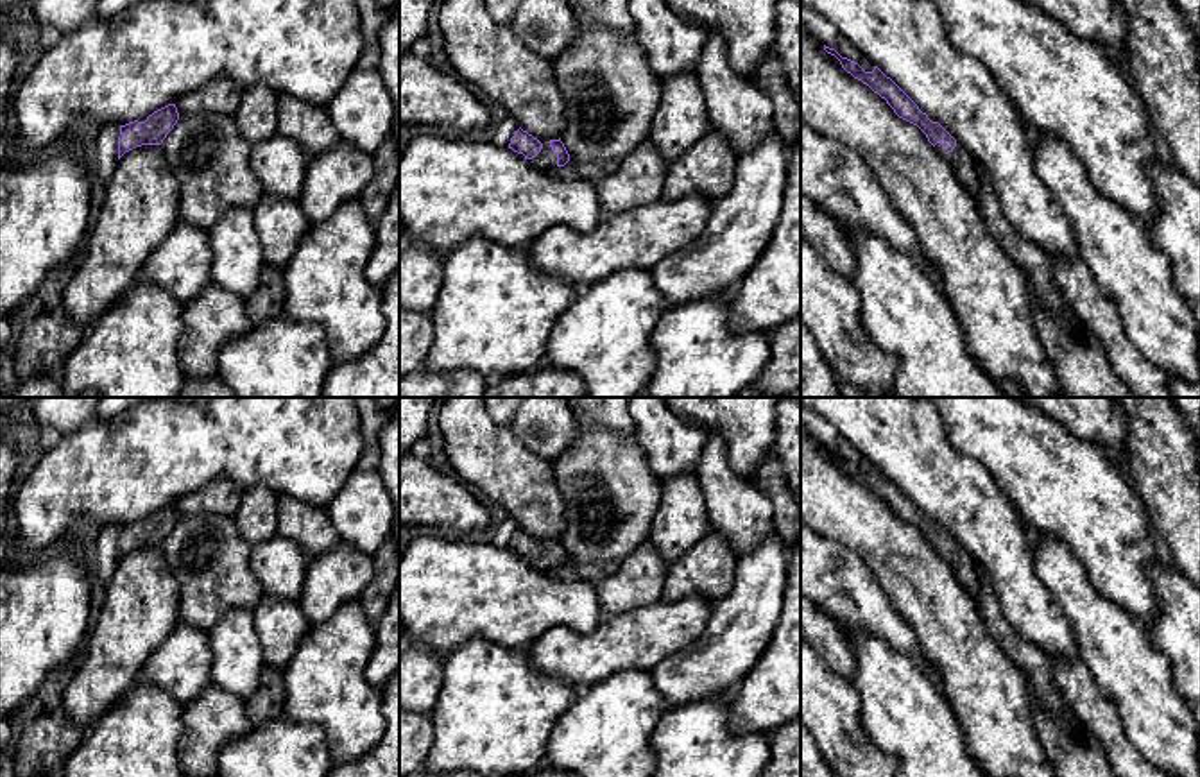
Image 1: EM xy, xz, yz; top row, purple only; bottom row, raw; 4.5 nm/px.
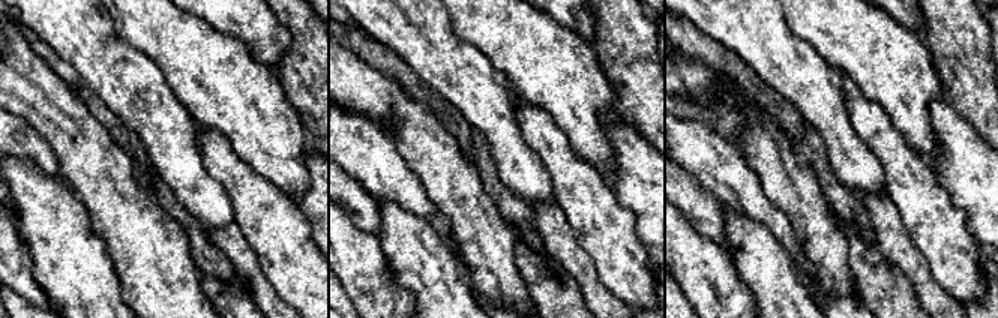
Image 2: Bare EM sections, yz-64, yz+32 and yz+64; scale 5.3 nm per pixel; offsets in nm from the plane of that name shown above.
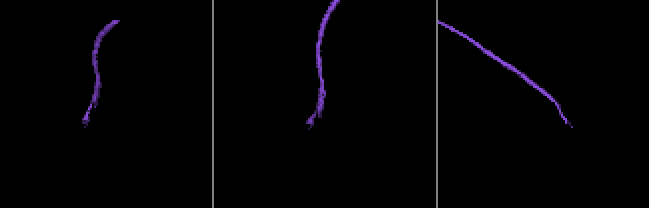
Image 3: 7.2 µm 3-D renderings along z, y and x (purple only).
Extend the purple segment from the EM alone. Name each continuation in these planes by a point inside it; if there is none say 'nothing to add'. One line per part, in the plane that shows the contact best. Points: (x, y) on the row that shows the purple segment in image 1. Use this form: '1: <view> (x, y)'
1: yz (966, 169)

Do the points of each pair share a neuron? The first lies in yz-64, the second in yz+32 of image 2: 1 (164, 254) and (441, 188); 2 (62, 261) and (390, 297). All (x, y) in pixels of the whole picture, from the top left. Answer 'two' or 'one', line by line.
1: one
2: two

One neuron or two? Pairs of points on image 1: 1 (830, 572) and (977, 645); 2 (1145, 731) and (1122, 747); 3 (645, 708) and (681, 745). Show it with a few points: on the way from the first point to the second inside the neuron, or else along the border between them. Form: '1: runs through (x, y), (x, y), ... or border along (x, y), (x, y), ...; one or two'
1: border along (865, 564), (891, 606), (914, 634); two
2: border along (1111, 704), (1120, 720), (1122, 733), (1147, 758); two
3: border along (665, 711), (652, 733), (654, 758); two

